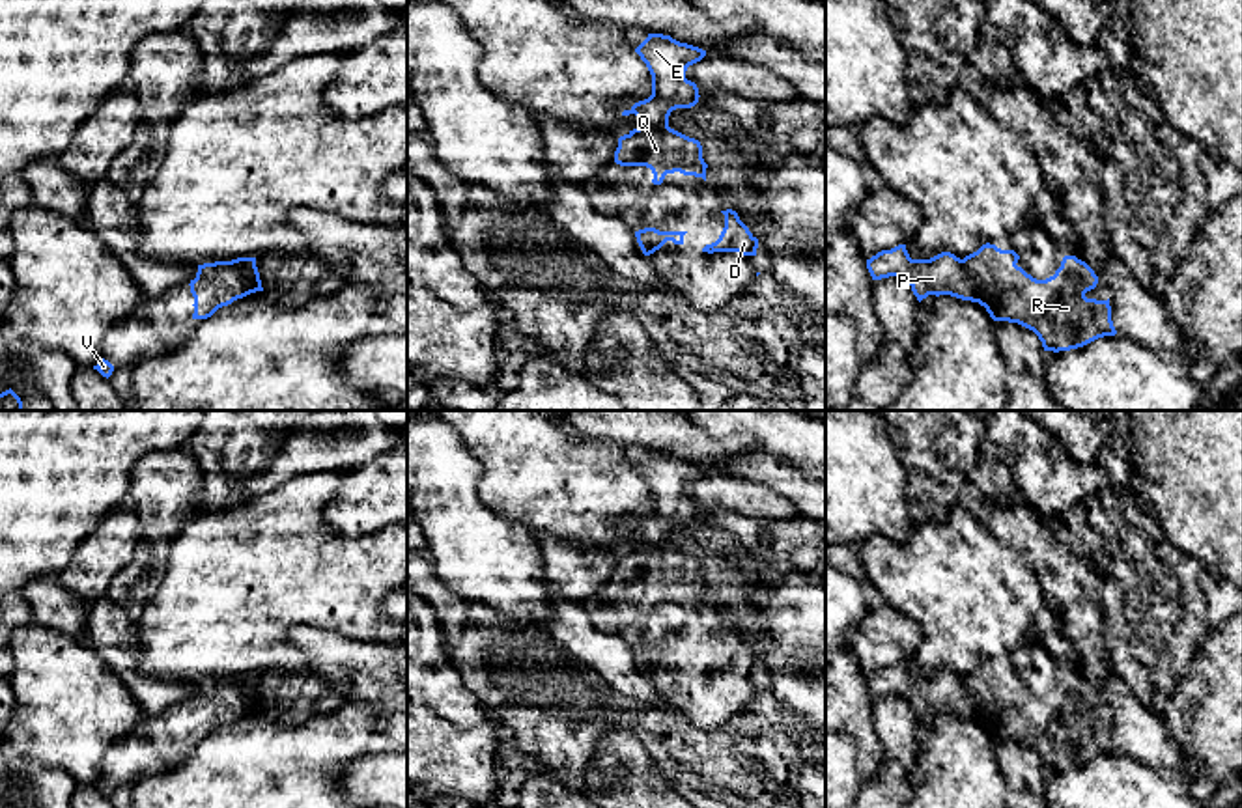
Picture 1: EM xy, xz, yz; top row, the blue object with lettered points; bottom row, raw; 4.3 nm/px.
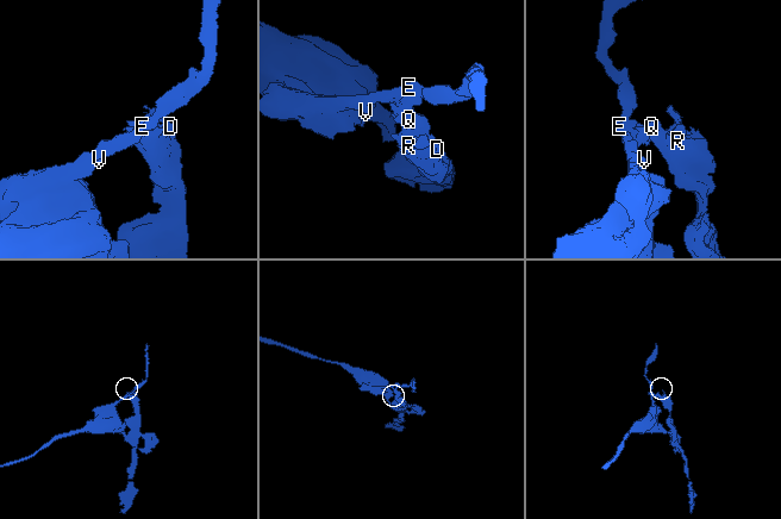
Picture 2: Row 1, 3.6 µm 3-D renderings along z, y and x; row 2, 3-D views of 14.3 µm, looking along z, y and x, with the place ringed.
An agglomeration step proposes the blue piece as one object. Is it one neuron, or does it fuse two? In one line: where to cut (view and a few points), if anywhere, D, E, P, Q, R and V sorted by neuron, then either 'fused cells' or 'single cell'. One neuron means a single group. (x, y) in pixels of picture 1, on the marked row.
yz (960, 260), (973, 284), (975, 301) | D Q R / E P V | fused cells

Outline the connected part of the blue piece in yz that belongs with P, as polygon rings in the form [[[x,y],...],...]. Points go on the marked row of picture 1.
[[[898,244],[867,259],[867,269],[872,280],[889,276],[904,278],[919,302],[928,295],[977,300],[973,280],[962,267],[962,259],[951,252],[941,252],[930,259],[911,259],[906,244]]]

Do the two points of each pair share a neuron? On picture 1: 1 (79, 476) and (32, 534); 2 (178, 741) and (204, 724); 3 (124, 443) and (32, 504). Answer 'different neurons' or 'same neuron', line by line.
1: same neuron
2: same neuron
3: same neuron

